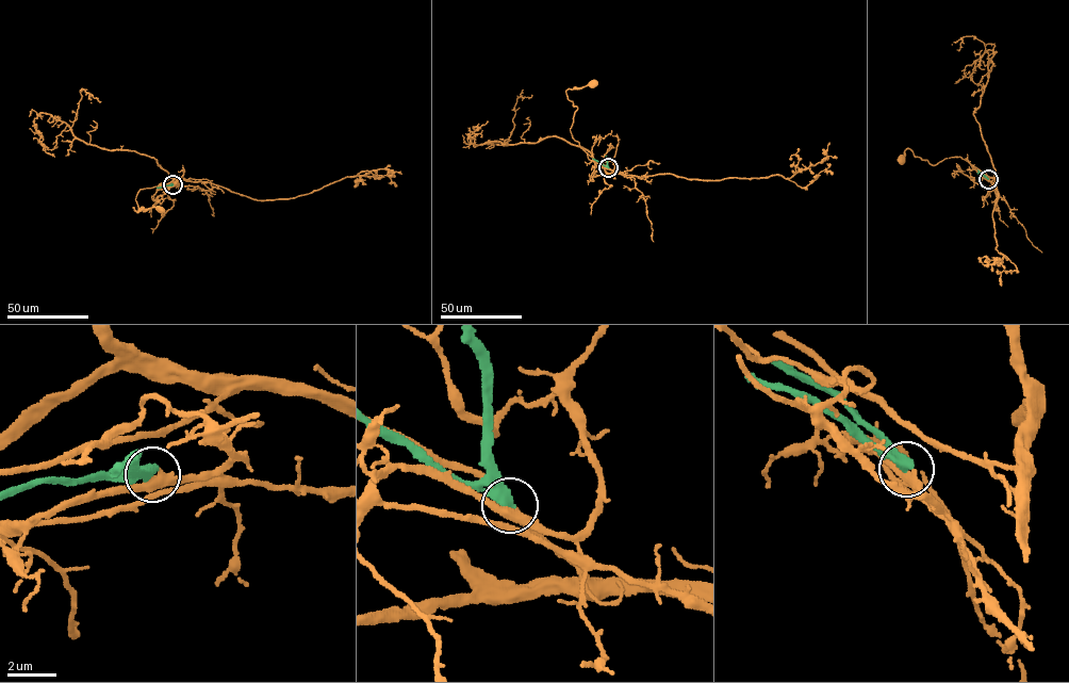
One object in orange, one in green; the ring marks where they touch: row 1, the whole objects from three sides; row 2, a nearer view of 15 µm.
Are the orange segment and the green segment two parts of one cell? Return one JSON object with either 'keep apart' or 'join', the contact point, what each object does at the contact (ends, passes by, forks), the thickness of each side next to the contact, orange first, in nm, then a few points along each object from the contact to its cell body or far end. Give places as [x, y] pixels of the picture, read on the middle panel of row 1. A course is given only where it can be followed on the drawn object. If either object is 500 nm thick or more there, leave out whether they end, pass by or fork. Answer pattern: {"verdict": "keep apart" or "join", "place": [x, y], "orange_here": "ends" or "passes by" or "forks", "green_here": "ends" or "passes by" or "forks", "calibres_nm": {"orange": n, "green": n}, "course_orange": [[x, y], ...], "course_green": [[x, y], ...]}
{"verdict": "keep apart", "place": [608, 167], "orange_here": "forks", "green_here": "ends", "calibres_nm": {"orange": 300, "green": 480}, "course_orange": [[608, 168], [598, 167], [593, 176], [613, 173], [587, 153], [570, 130], [577, 107], [565, 91], [593, 84]], "course_green": [[608, 167], [592, 158]]}

